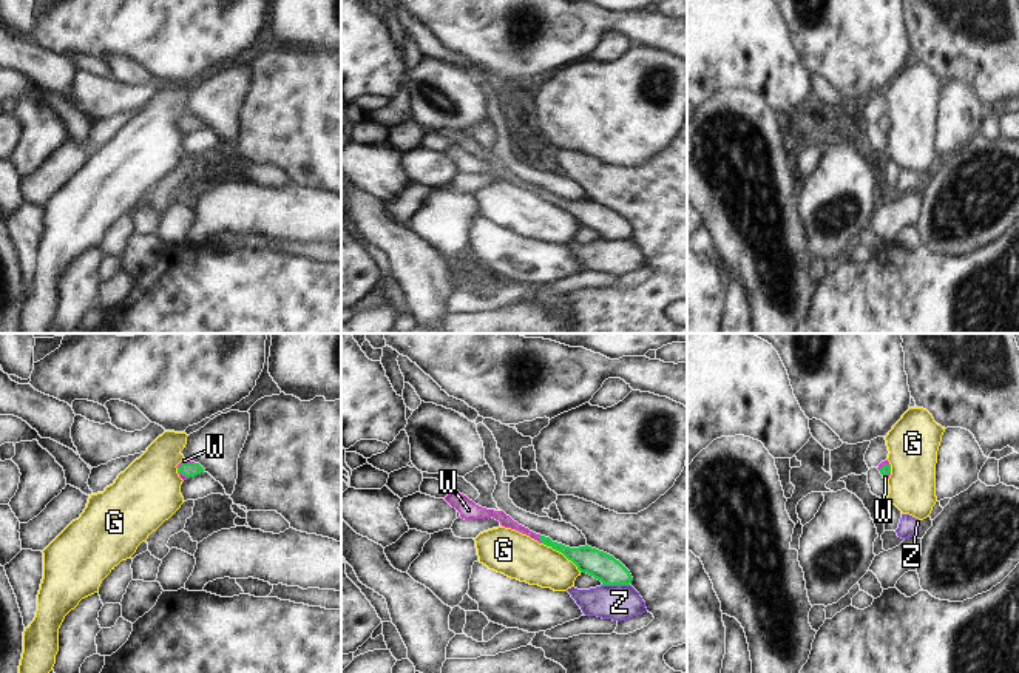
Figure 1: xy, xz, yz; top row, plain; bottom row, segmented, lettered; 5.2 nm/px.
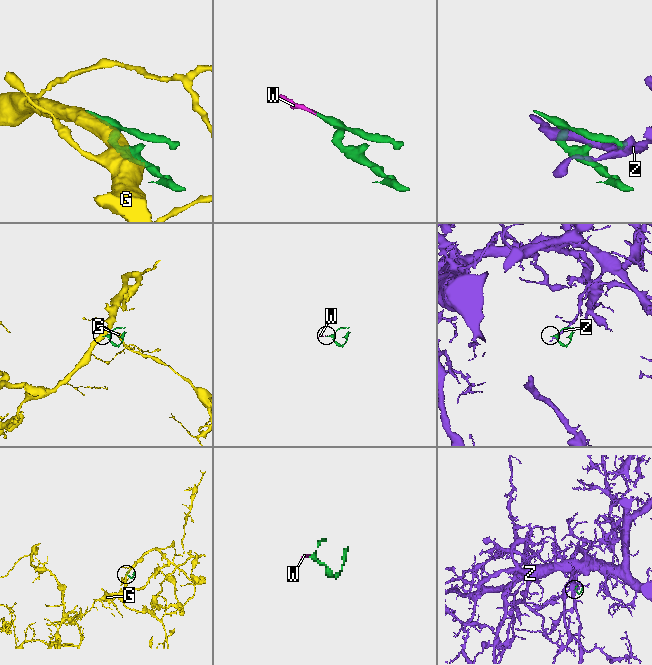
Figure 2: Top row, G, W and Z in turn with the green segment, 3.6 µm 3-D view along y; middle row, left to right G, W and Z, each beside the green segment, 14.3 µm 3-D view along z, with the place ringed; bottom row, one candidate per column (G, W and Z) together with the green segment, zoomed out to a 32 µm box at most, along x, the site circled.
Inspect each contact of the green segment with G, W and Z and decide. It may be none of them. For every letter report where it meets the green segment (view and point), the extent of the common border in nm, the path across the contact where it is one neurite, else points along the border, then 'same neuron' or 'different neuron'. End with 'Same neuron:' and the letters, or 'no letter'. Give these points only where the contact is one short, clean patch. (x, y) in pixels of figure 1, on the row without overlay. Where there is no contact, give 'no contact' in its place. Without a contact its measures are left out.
G: meets green in xz at (562, 207); contact 260 nm long; border along xz (542, 196), (561, 206), (581, 226); different neuron
W: meets green in xz at (539, 192); contact 50 nm long; runs through xz (582, 212), (539, 192), (505, 175); same neuron
Z: meets green in xz at (616, 238); contact 140 nm long; different neuron
Same neuron: W

